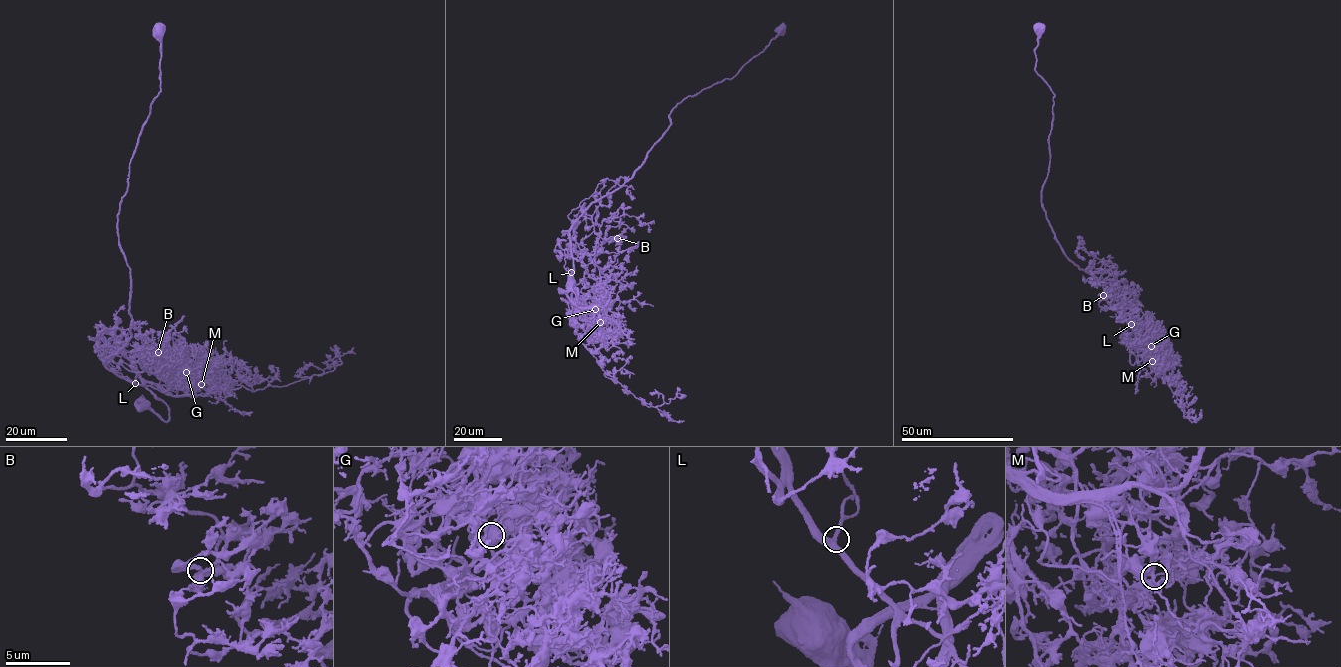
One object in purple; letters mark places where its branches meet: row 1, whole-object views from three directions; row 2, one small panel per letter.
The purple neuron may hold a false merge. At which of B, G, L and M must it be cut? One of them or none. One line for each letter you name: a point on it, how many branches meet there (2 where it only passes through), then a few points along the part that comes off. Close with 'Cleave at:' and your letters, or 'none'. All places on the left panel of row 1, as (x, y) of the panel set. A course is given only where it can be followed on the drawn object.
G: at (186, 372); 3 branches meet; foreign part runs (186, 372), (197, 386), (190, 394), (174, 395), (144, 384), (168, 407), (167, 421), (136, 400)
Cleave at: G

